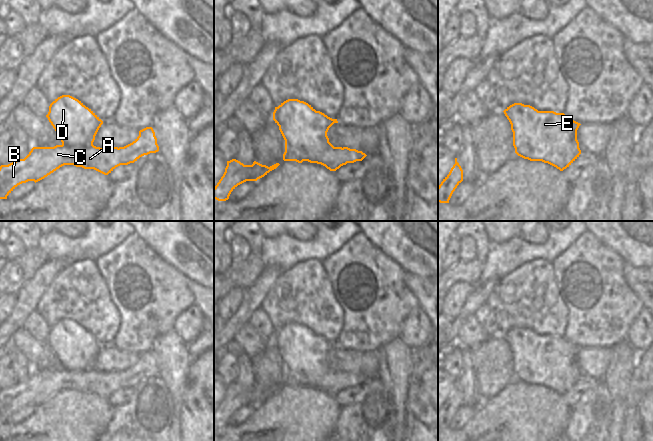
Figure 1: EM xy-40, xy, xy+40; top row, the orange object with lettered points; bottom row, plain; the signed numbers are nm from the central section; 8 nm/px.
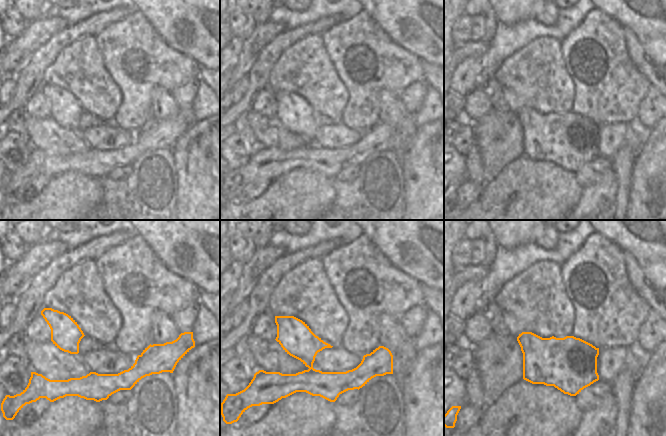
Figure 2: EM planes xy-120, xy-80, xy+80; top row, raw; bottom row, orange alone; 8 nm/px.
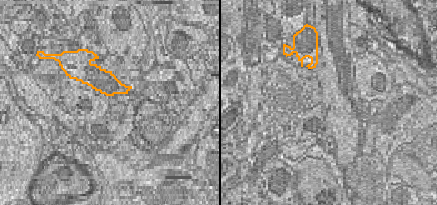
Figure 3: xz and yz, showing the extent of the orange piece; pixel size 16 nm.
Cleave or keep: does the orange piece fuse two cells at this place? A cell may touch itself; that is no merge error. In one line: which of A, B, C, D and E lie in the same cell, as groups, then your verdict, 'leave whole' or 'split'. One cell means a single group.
groups A B C / D E; split

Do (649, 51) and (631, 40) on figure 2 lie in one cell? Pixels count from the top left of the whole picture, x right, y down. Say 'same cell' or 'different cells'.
same cell

